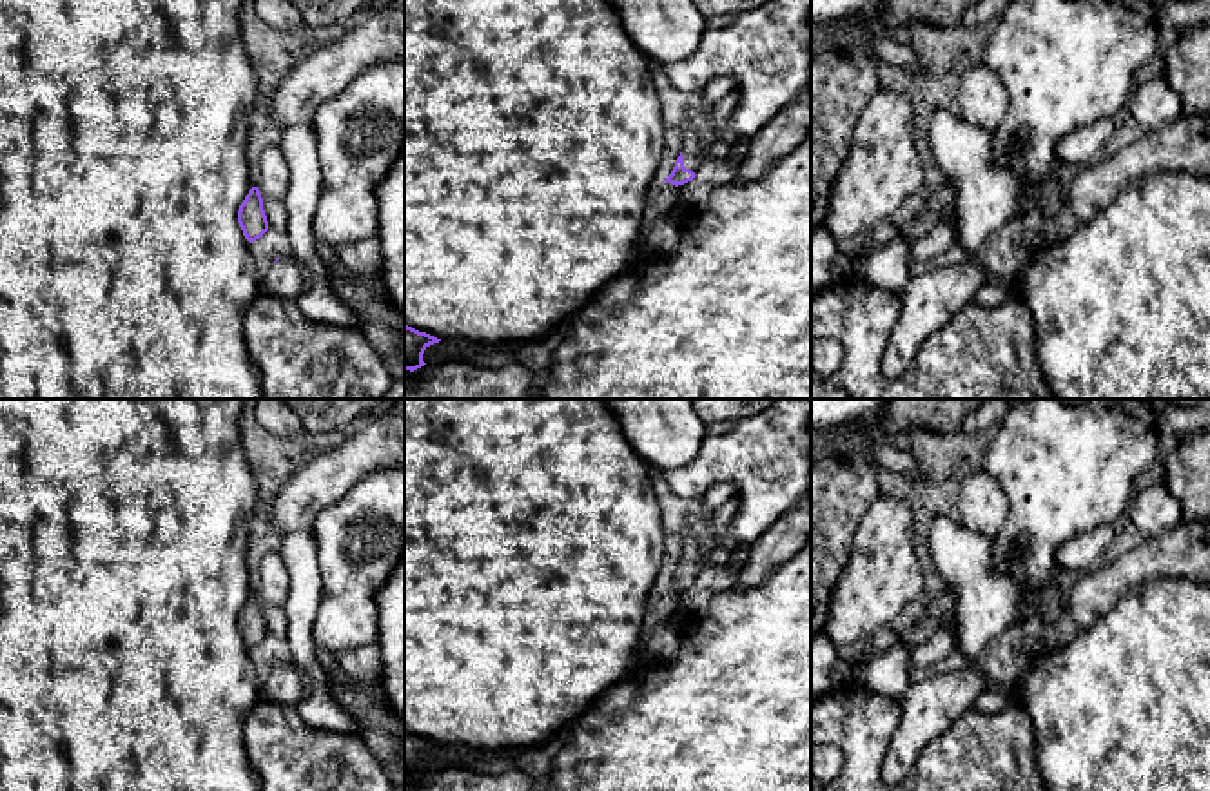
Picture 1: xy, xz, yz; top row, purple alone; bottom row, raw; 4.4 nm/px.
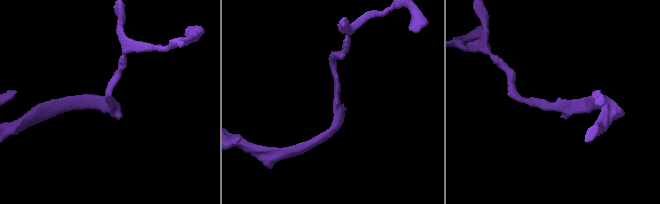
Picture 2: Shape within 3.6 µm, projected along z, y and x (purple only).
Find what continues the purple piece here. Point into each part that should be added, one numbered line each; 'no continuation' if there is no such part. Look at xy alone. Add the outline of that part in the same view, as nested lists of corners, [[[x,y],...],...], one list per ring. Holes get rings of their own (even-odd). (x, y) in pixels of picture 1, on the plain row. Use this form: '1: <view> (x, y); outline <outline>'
1: xy (283, 686); outline [[[279,664],[270,671],[265,691],[272,702],[294,708],[305,697],[301,671],[294,664]]]

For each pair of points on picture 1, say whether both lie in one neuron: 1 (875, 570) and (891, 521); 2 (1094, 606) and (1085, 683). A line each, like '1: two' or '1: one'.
1: one
2: two

